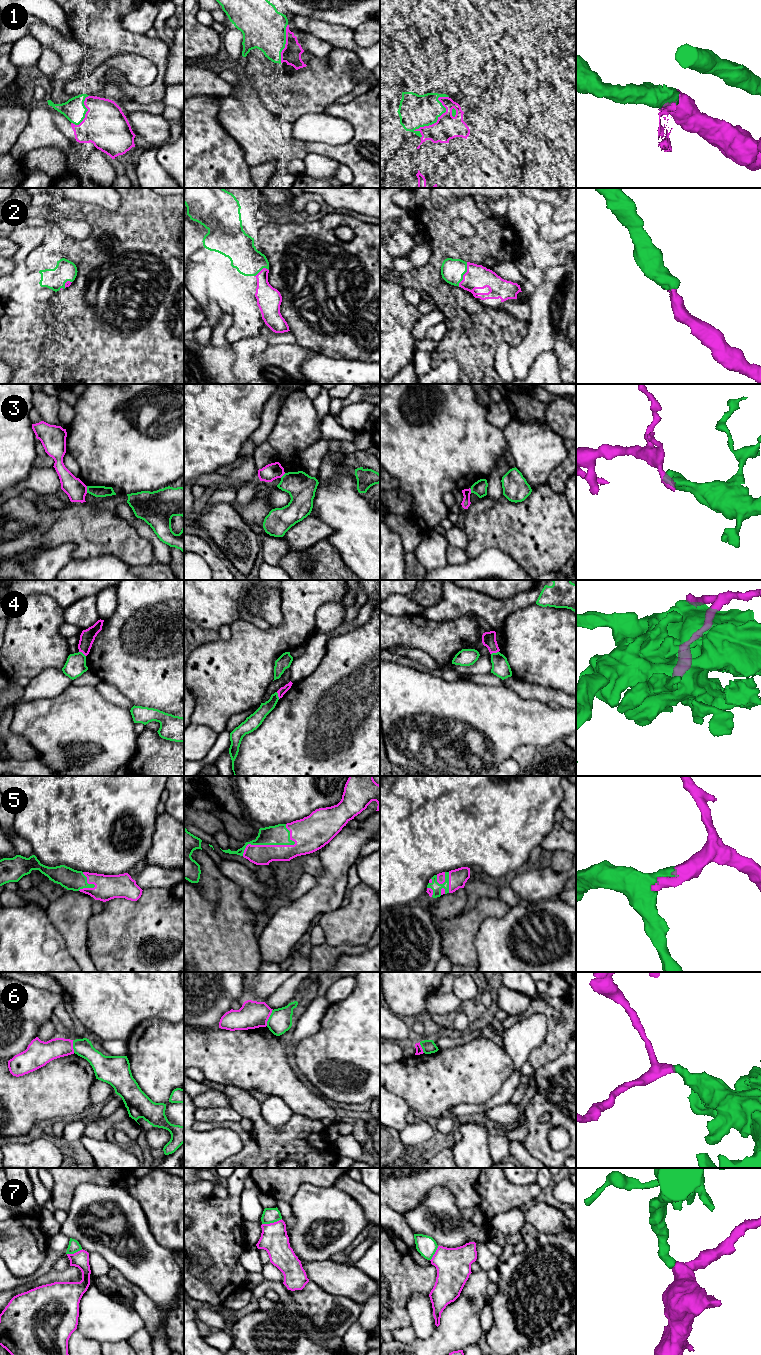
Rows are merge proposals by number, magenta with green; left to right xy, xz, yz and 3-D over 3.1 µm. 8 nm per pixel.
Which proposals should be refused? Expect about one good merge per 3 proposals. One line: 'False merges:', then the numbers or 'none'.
False merges: 3, 4, 6, 7

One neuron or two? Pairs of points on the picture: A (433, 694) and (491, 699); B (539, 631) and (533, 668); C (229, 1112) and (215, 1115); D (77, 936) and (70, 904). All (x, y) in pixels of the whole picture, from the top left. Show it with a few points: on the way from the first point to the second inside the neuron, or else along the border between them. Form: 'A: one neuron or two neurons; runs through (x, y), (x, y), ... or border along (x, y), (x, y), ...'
A: one neuron; runs through (447, 699), (477, 699)
B: one neuron; runs through (539, 640), (539, 650), (533, 659)
C: one neuron; runs through (226, 1113), (218, 1114)
D: one neuron; runs through (74, 928), (71, 921), (71, 912)

